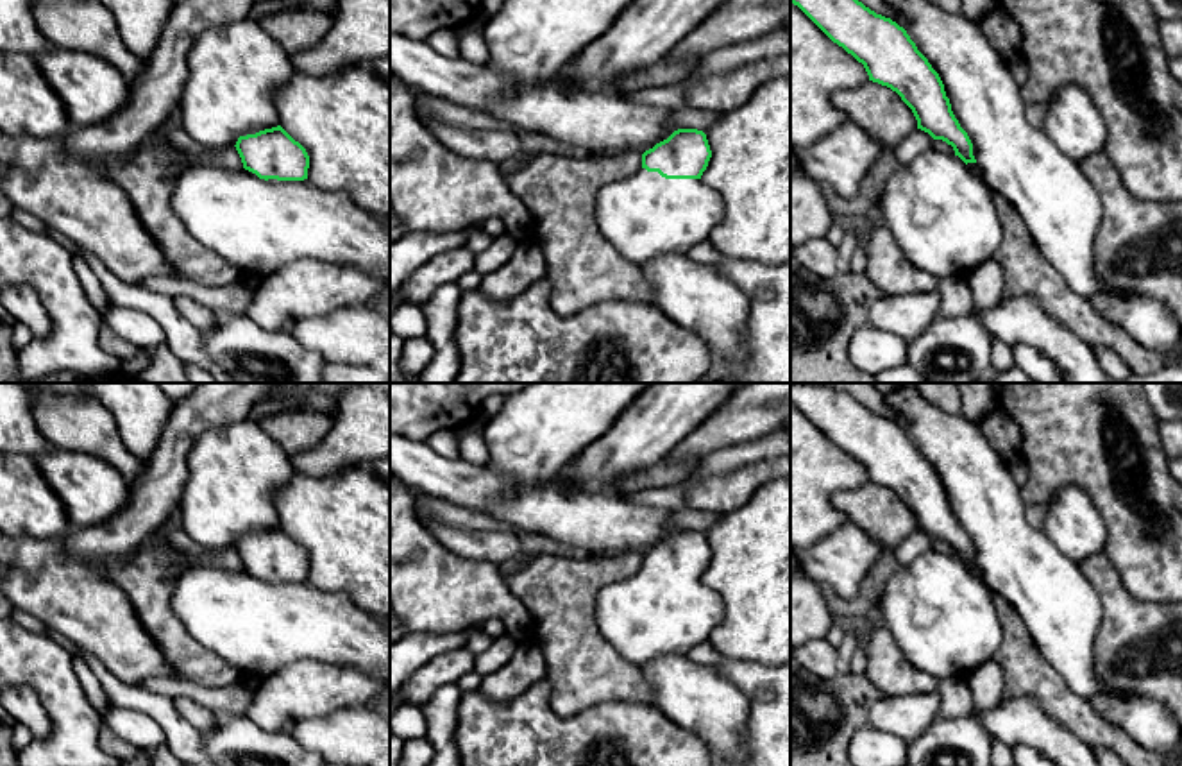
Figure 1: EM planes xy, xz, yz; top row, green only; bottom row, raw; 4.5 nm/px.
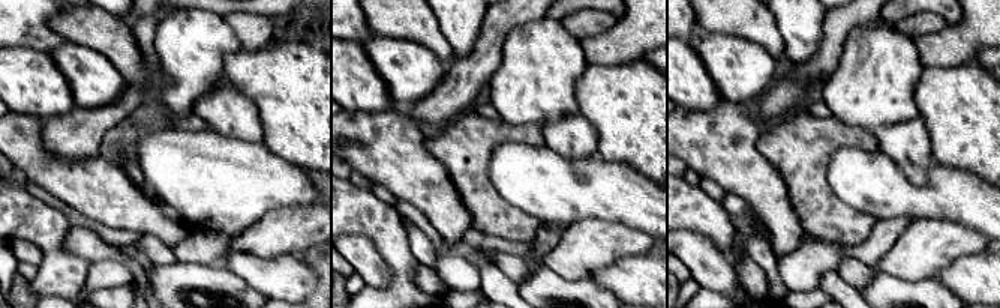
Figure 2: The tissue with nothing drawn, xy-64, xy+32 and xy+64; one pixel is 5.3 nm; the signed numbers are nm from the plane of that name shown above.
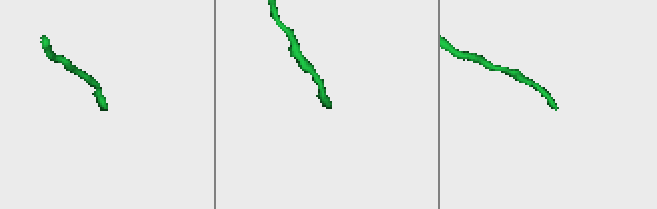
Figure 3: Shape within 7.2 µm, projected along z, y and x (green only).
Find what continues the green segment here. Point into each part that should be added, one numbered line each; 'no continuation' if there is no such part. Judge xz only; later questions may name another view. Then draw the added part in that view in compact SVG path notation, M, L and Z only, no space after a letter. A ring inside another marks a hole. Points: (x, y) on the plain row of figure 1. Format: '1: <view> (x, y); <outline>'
1: xz (644, 616); M640 569L597 592L595 617L608 644L638 668L708 641L724 609L701 580L665 580Z

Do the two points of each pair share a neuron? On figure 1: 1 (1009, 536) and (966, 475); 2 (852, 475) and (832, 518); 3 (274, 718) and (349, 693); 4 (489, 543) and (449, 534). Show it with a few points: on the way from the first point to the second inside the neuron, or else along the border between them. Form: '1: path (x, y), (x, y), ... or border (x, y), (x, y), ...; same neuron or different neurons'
1: path (995, 521), (966, 489); same neuron
2: path (839, 480), (825, 494), (825, 505); same neuron
3: path (292, 700), (299, 693), (331, 693); same neuron
4: path (480, 543), (458, 541); same neuron

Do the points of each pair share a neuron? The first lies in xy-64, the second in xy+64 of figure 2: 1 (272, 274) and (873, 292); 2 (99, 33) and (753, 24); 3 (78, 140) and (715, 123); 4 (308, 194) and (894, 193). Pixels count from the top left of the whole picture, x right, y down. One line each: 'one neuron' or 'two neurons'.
1: one neuron
2: one neuron
3: two neurons
4: one neuron

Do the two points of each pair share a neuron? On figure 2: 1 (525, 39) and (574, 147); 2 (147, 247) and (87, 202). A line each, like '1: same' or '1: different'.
1: same
2: different

